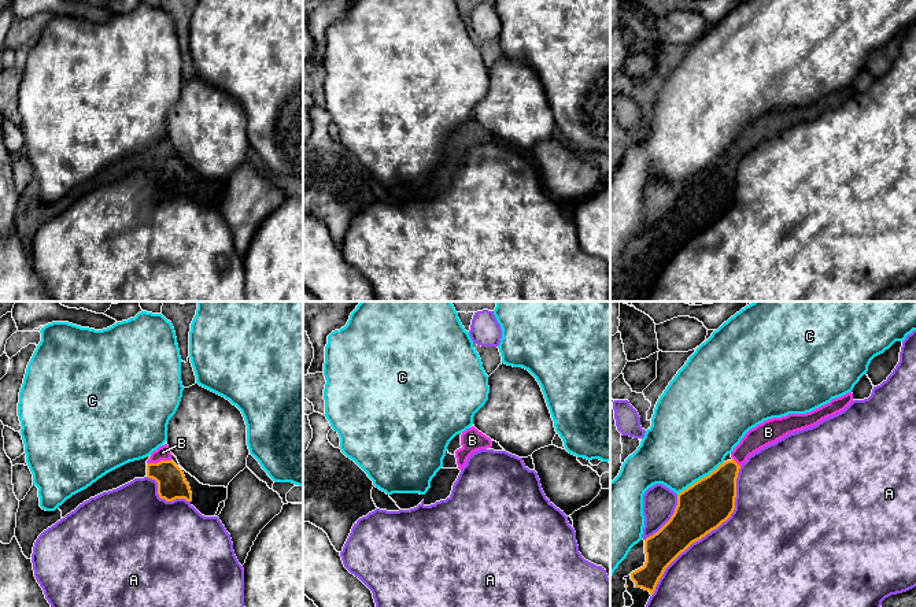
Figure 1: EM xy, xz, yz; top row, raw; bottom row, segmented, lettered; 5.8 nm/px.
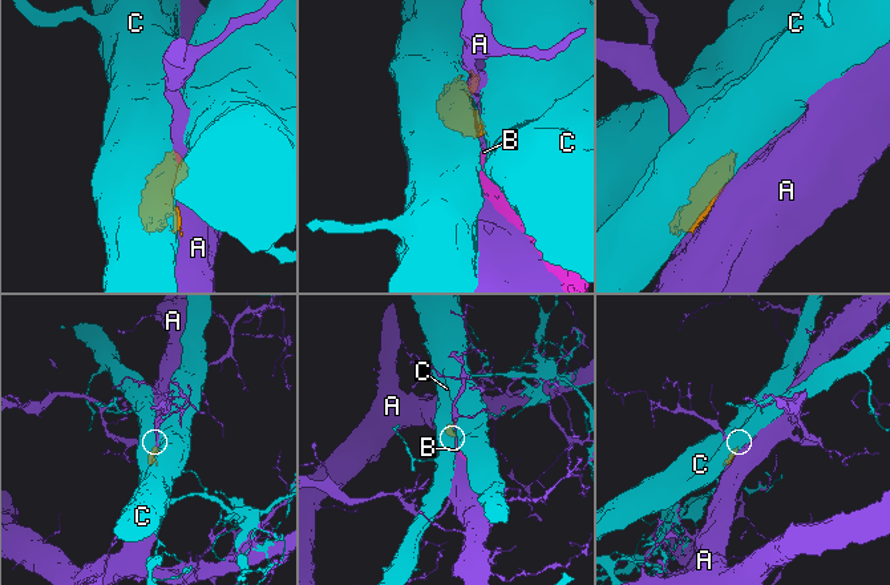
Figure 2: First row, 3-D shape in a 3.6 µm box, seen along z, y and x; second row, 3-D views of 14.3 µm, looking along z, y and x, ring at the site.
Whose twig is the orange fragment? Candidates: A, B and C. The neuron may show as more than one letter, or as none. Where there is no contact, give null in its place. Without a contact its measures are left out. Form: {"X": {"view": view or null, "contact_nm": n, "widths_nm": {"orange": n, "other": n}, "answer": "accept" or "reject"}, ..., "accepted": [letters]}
{"A": {"view": "yz", "contact_nm": 900, "widths_nm": {"orange": 300, "other": 500}, "answer": "reject"}, "B": {"view": "xy", "contact_nm": 150, "widths_nm": {"orange": 170, "other": 80}, "answer": "accept"}, "C": {"view": "yz", "contact_nm": 340, "widths_nm": {"orange": 300, "other": 480}, "answer": "reject"}, "accepted": ["B"]}

